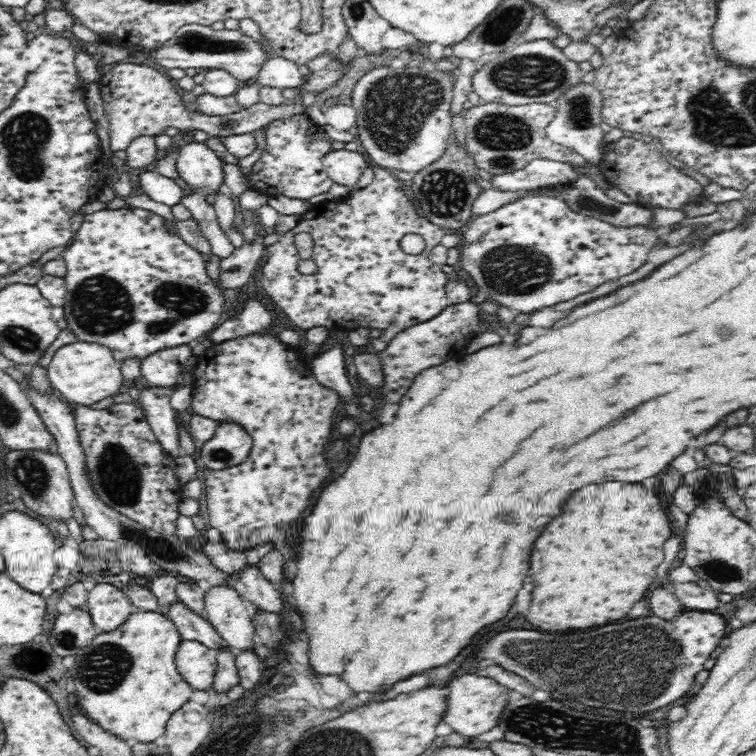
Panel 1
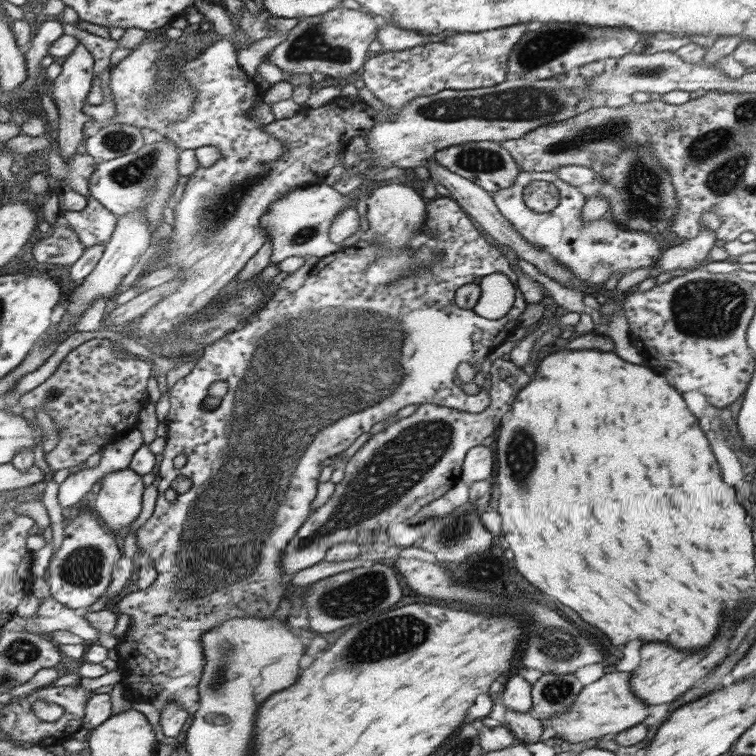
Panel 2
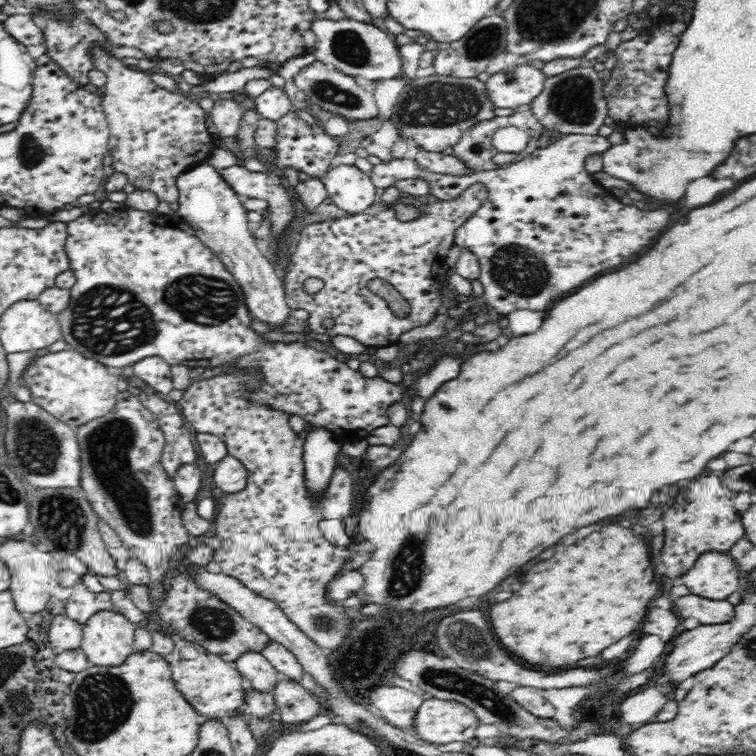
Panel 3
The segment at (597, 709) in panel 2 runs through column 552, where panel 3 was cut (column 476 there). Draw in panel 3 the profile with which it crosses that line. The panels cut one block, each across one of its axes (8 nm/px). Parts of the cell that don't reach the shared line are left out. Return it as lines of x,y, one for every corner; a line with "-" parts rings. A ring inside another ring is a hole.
436,697
427,699
420,705
414,722
418,736
432,745
474,743
480,723
469,706

